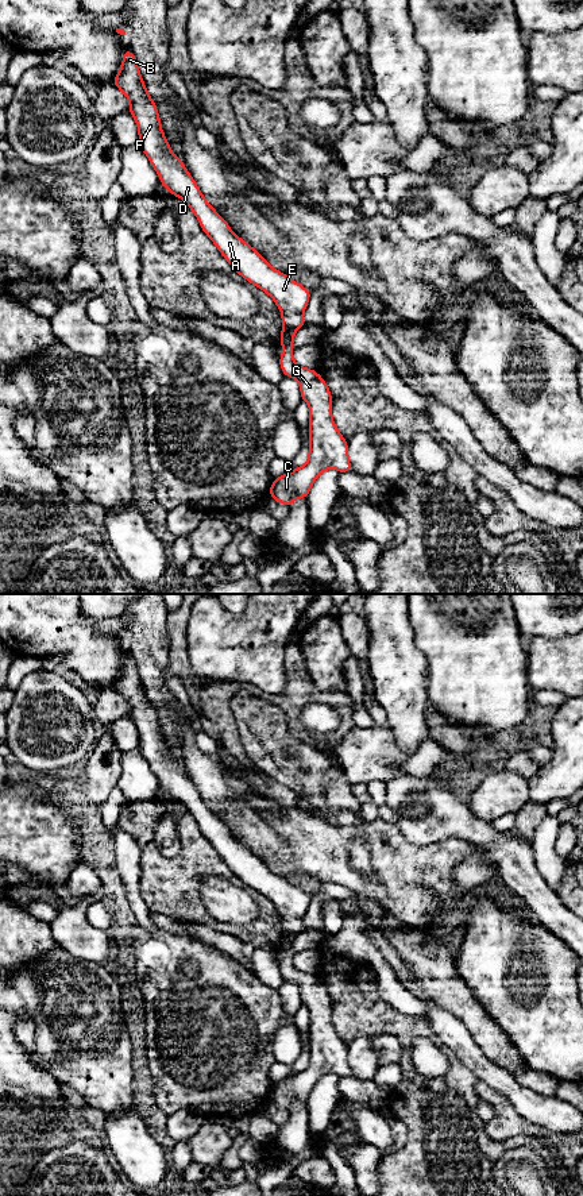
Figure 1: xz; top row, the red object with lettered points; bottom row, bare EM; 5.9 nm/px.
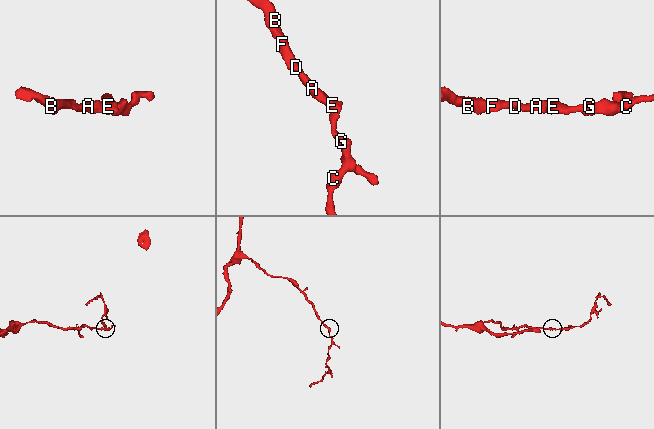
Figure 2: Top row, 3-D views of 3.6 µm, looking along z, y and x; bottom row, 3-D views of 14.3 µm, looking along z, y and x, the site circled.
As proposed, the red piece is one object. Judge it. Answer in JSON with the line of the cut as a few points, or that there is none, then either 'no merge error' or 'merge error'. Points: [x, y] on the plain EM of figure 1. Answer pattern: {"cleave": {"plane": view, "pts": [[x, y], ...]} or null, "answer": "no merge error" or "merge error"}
{"cleave": null, "answer": "no merge error"}

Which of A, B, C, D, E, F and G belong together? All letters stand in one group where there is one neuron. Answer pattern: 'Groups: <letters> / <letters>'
Groups: A B C D E F G

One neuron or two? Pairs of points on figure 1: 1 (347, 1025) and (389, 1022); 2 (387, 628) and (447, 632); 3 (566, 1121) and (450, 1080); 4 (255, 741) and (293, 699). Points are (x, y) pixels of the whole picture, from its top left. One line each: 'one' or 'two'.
1: one
2: two
3: two
4: two

